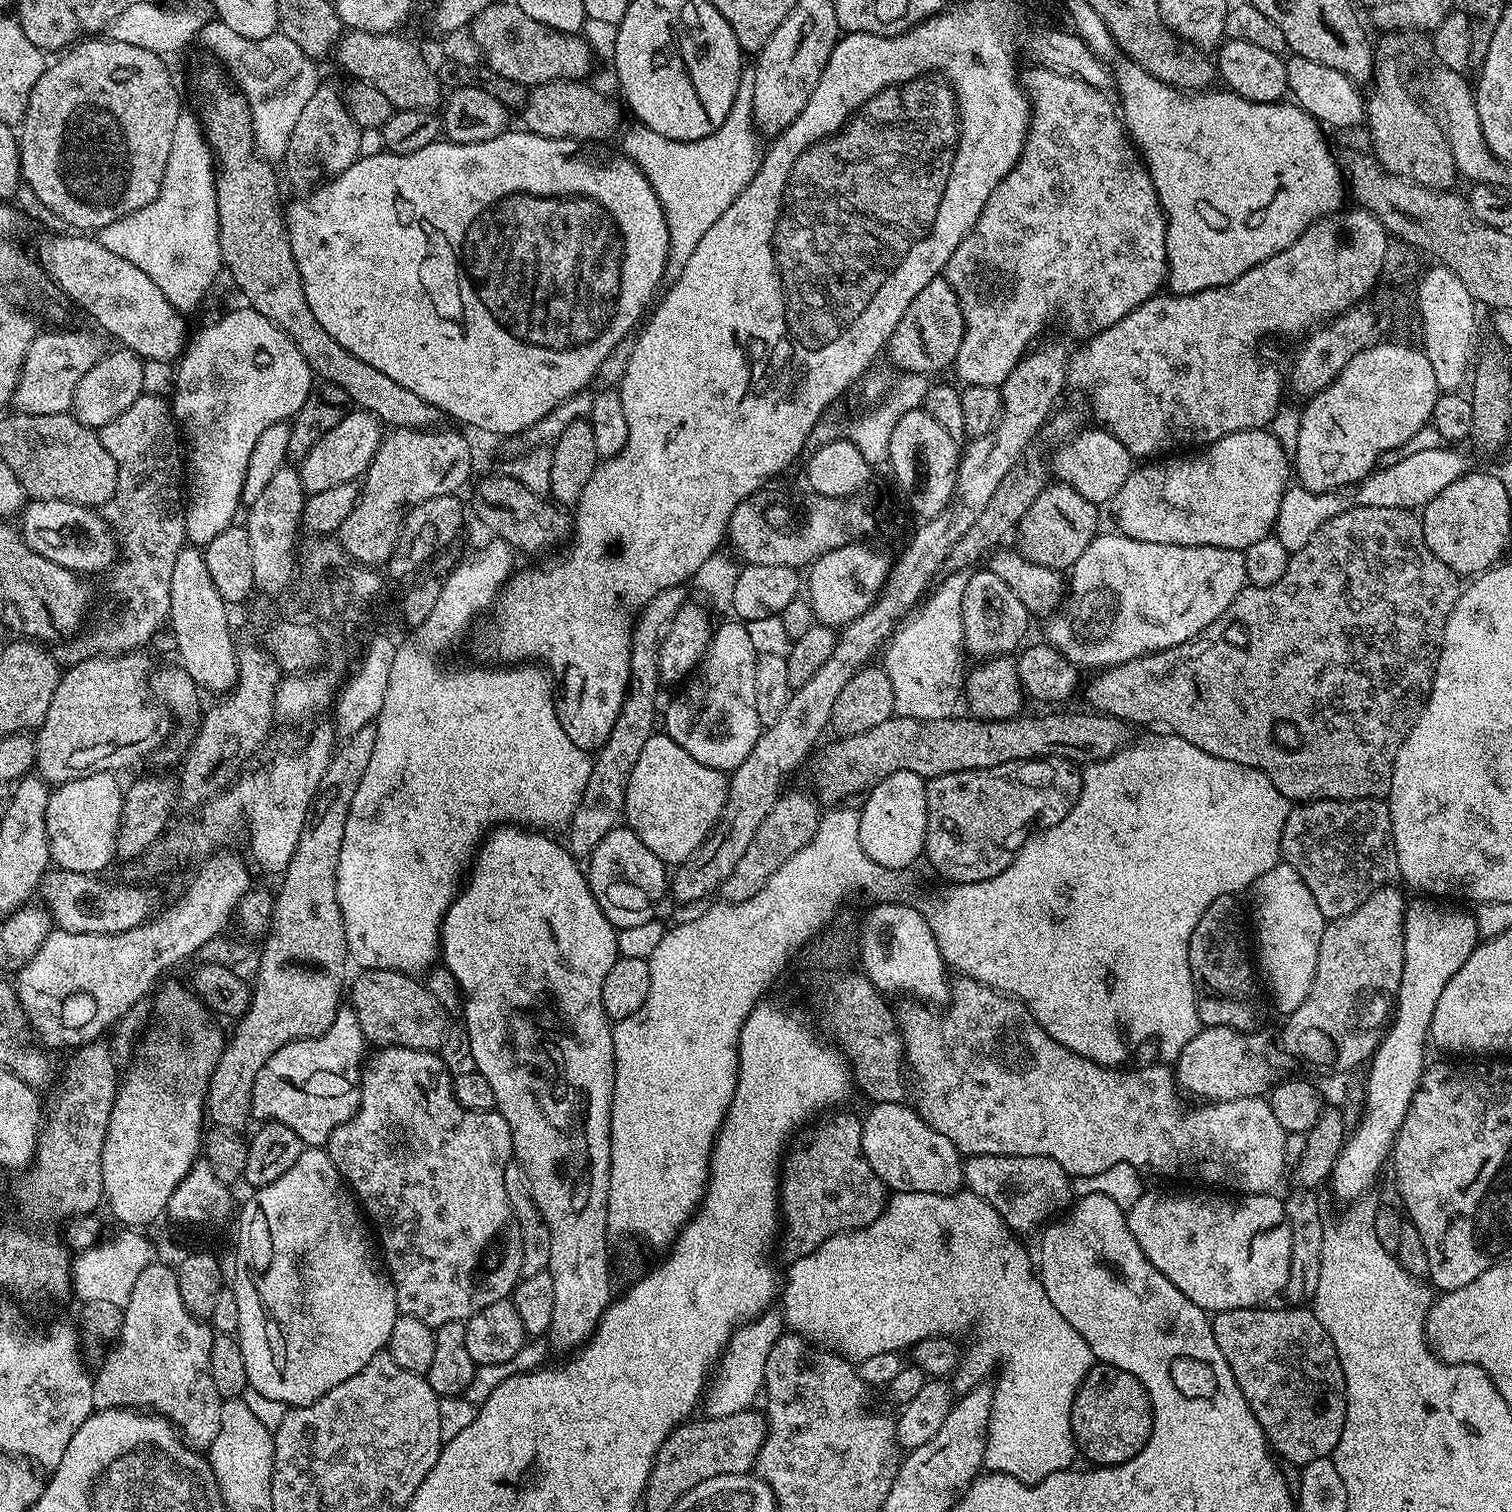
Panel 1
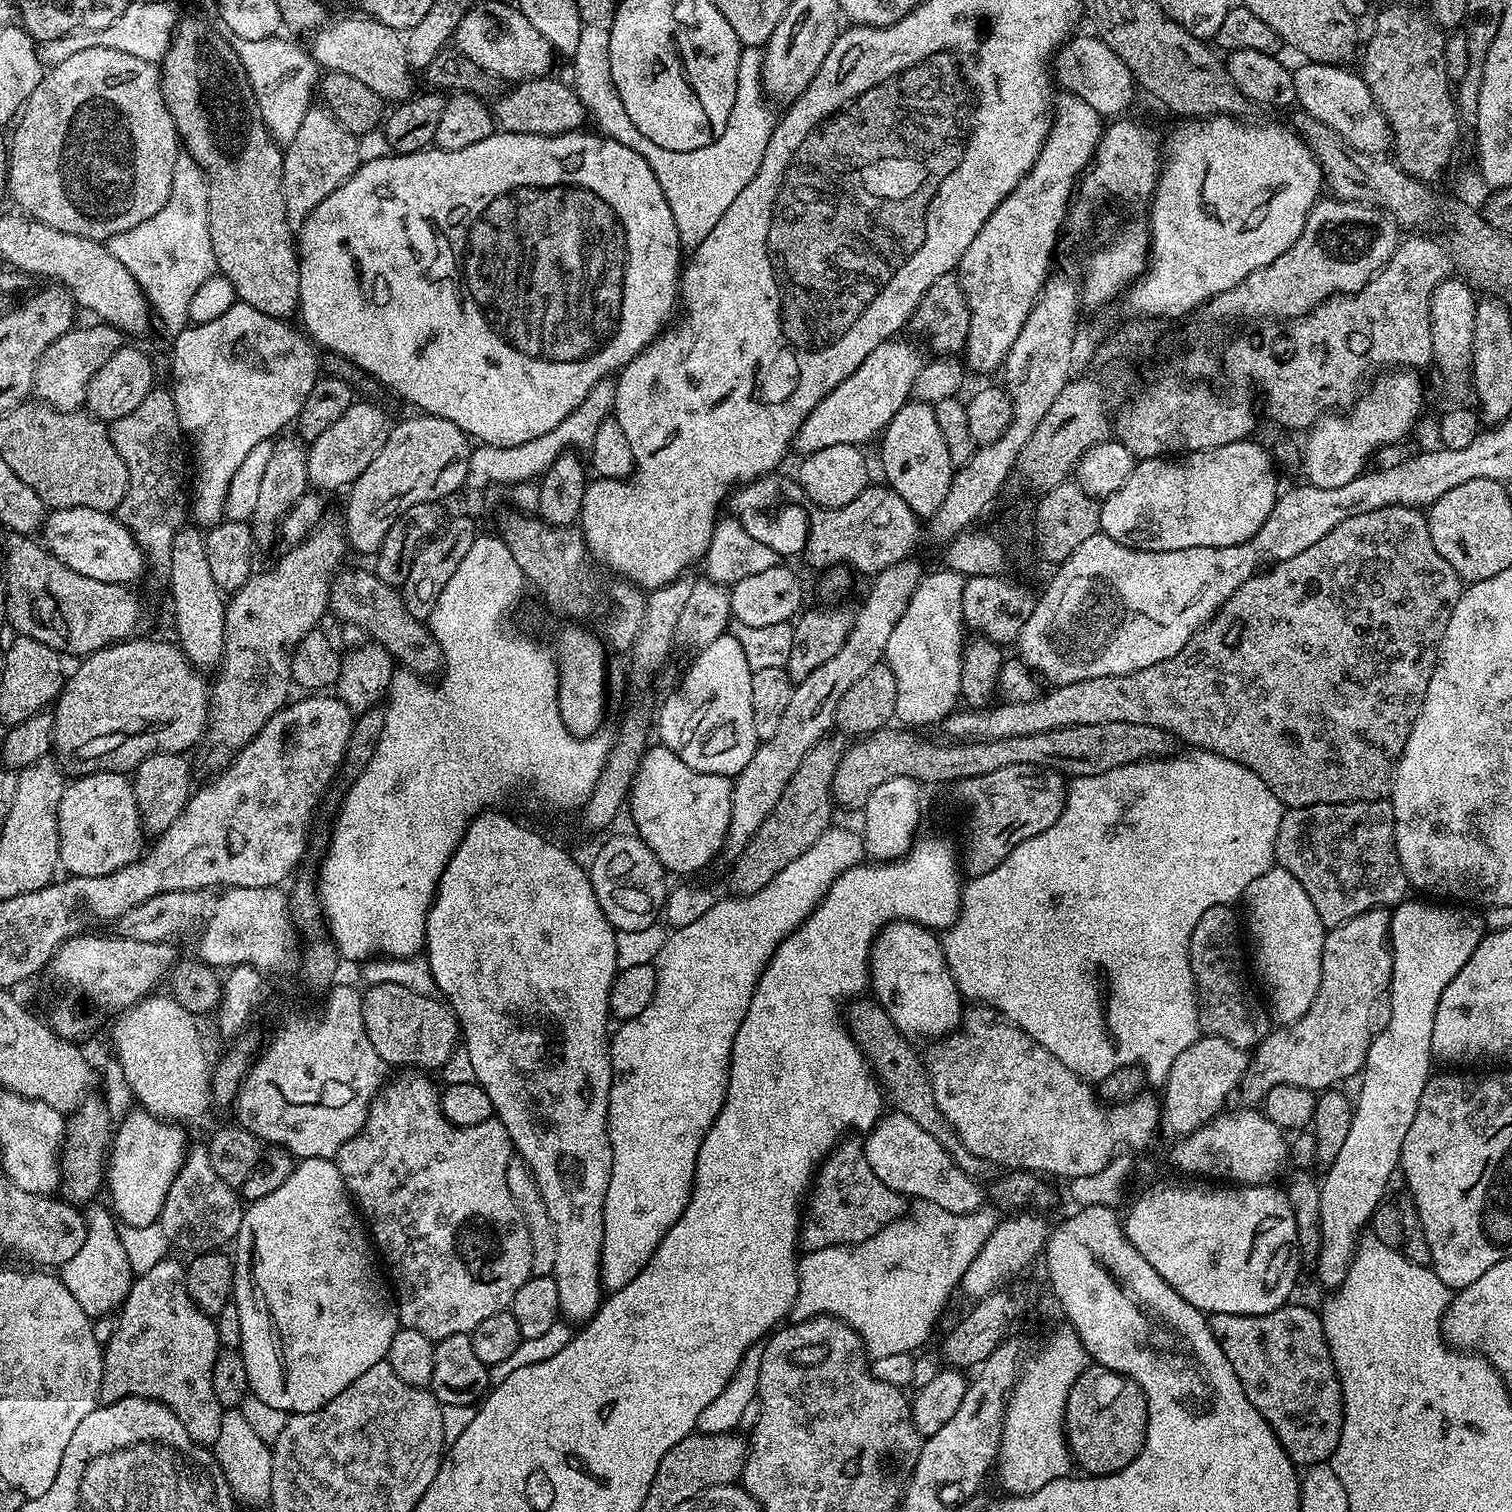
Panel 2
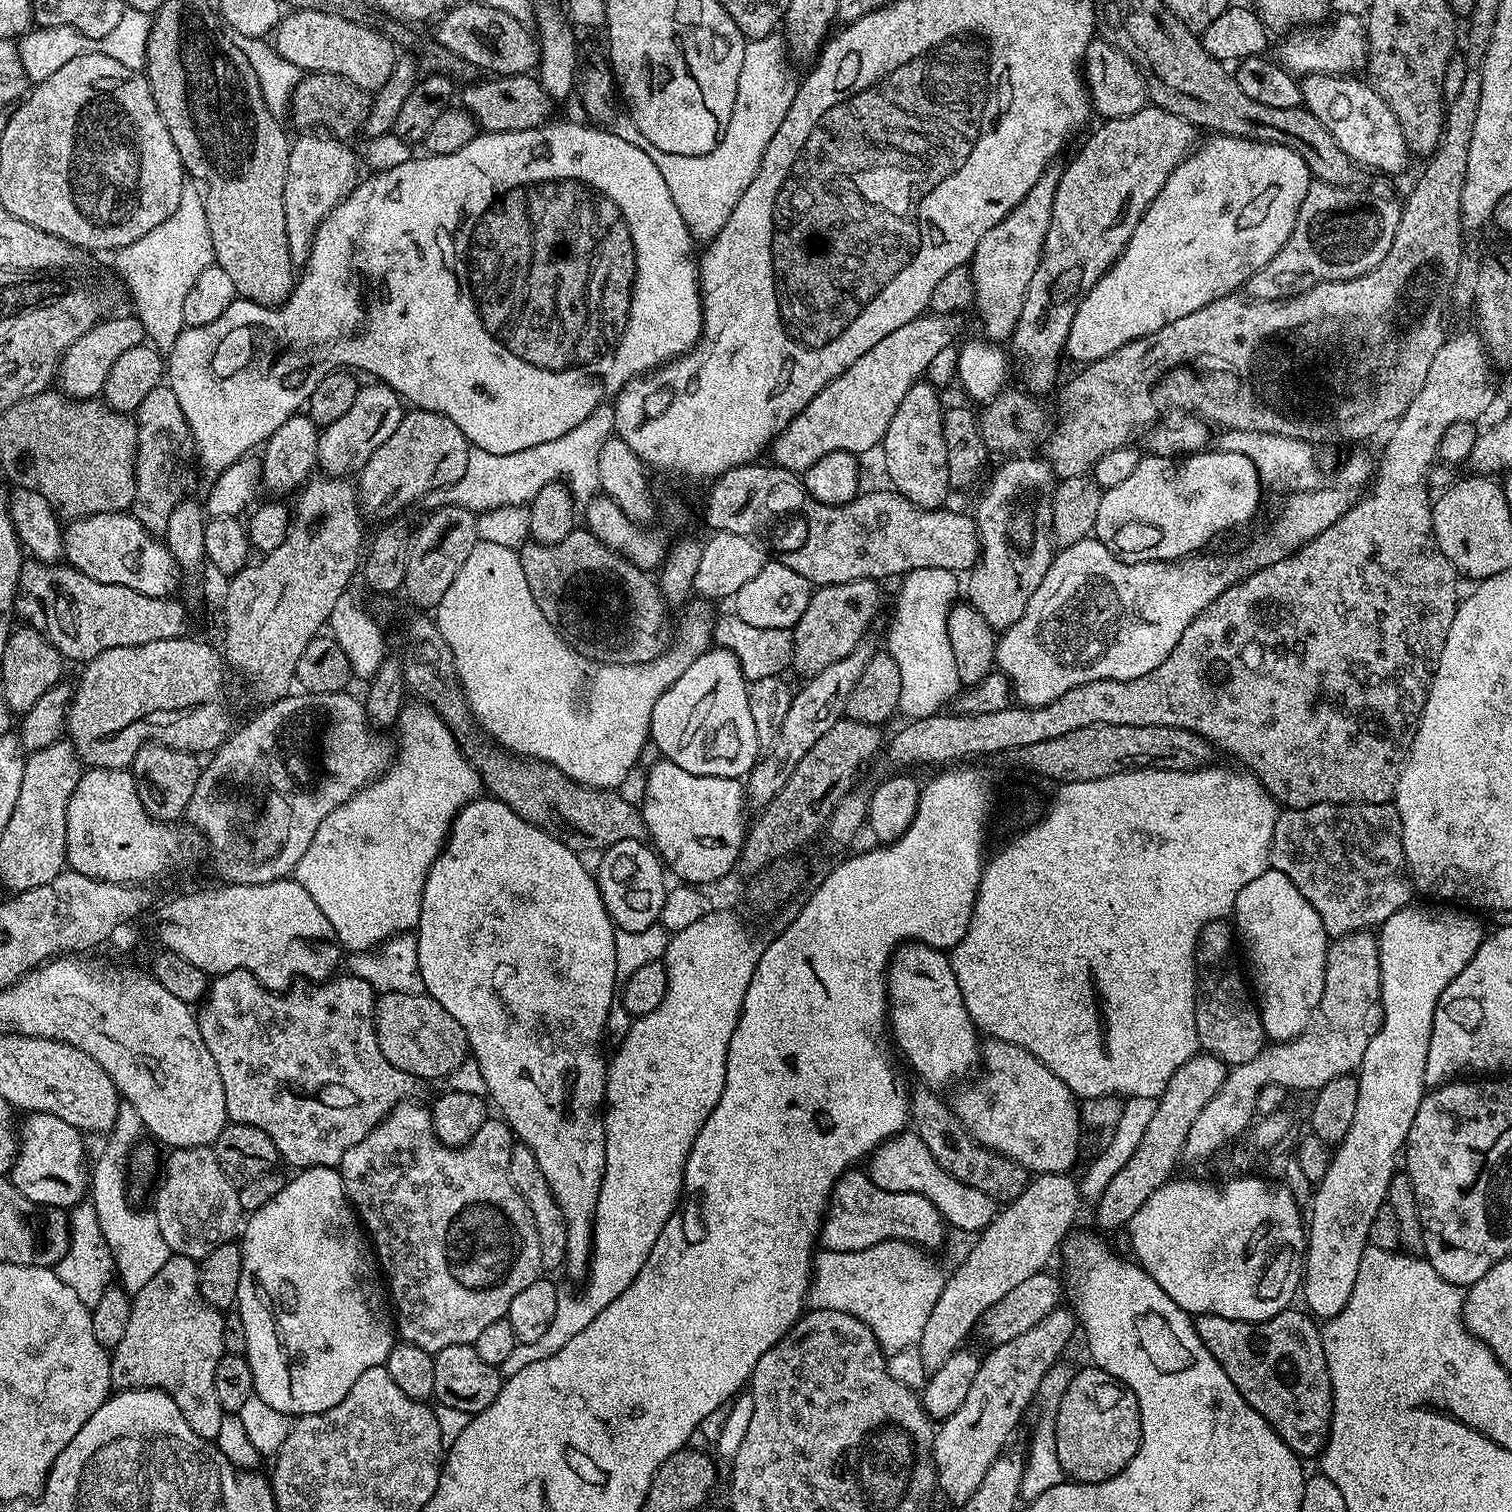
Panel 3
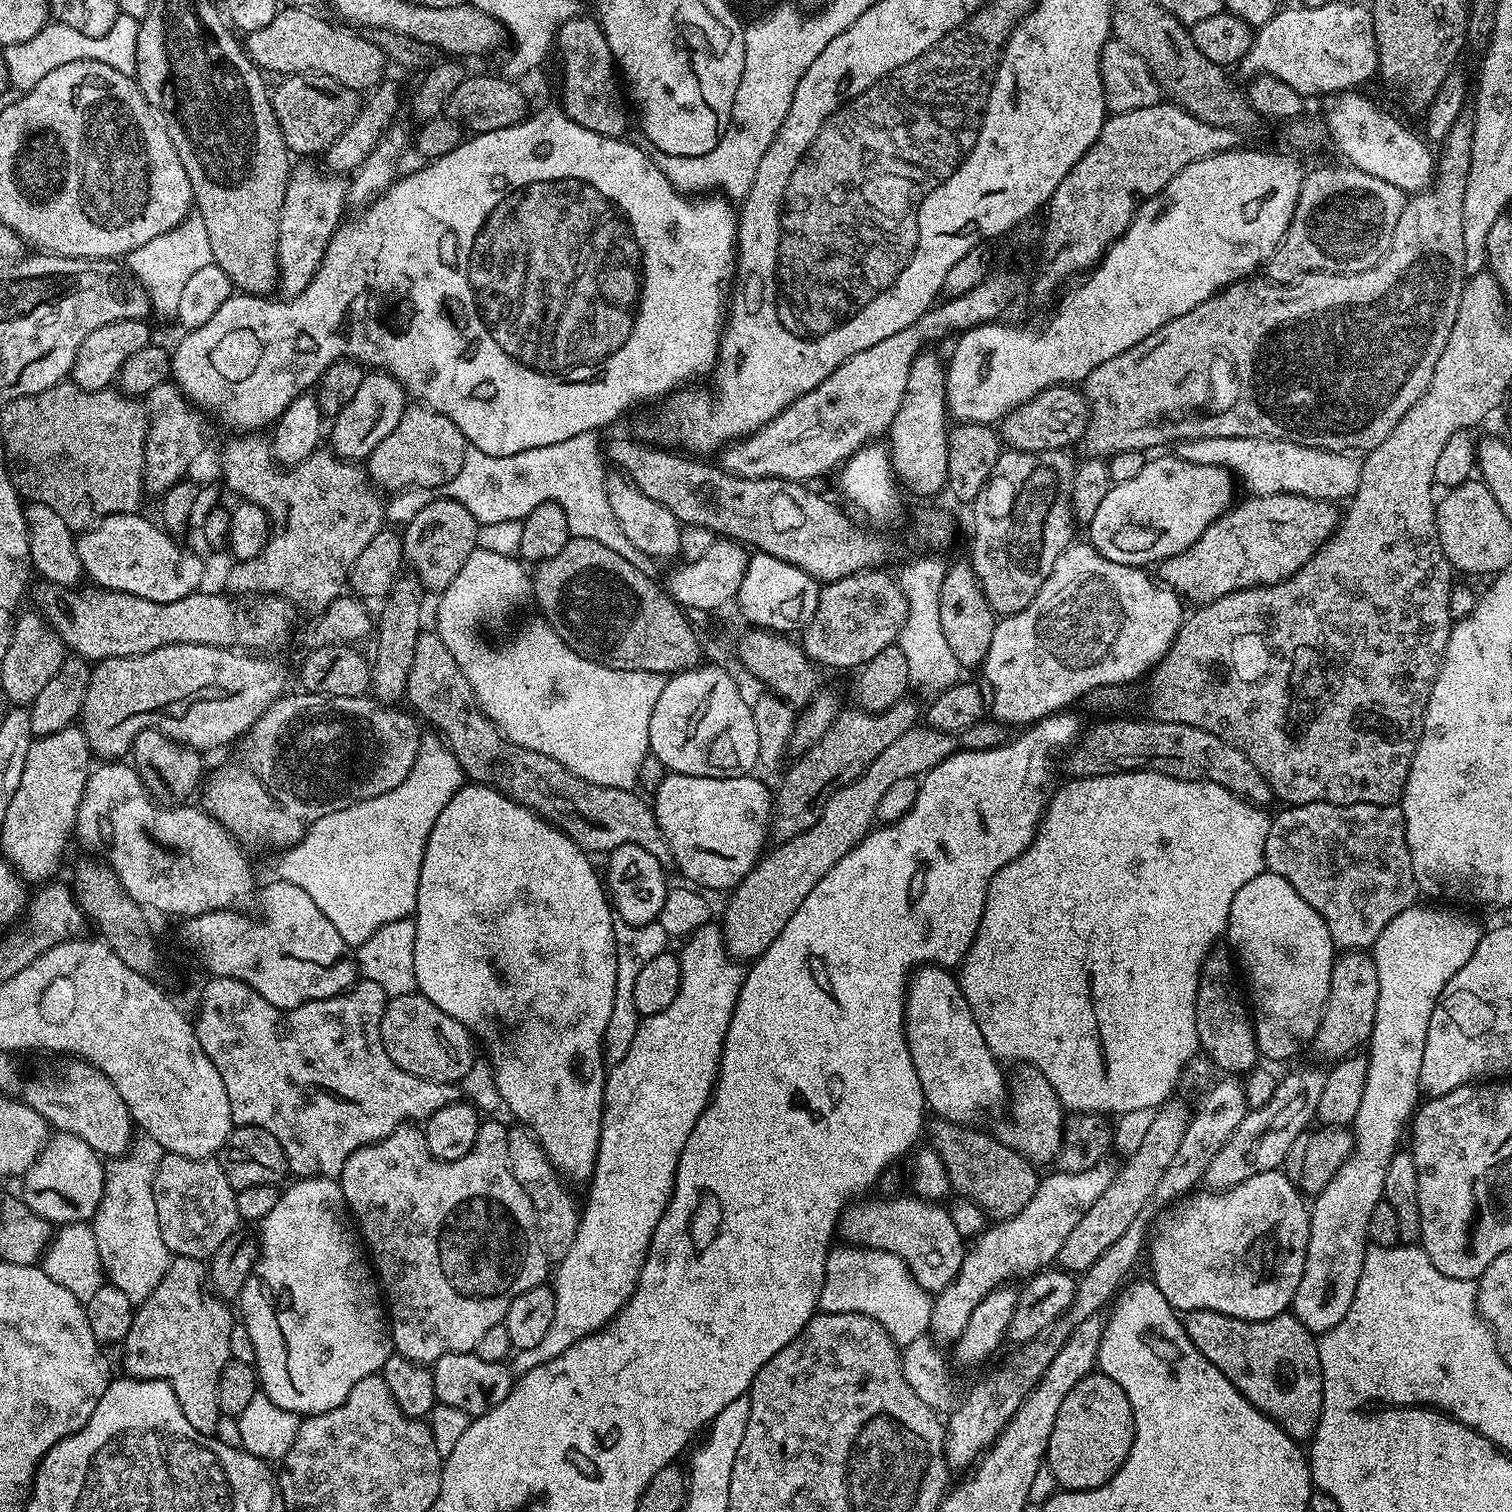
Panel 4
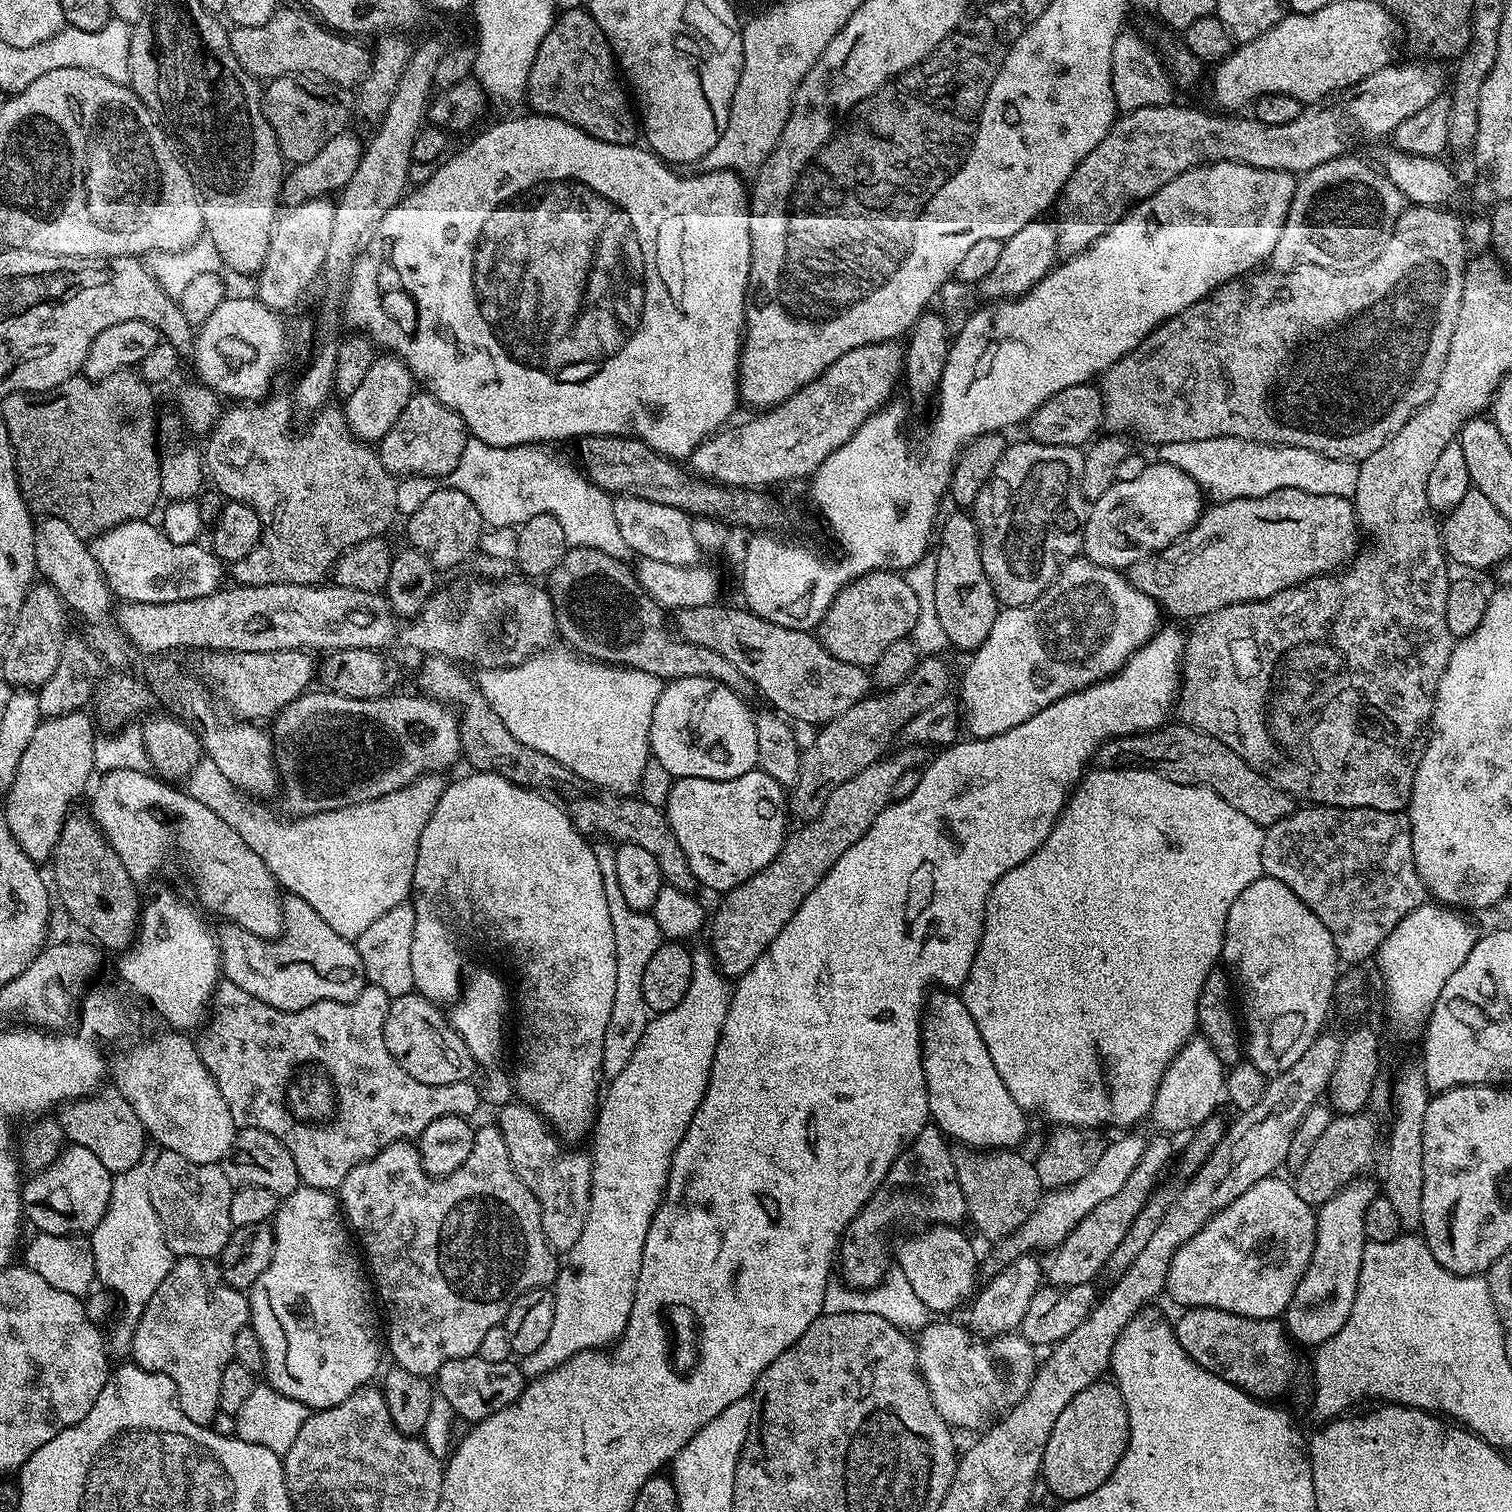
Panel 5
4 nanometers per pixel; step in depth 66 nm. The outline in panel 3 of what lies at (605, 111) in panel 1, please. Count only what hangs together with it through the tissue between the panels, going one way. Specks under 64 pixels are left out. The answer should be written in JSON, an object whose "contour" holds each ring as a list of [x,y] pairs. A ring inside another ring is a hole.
{"contour":[[[521,74],[484,79],[469,83],[463,89],[465,92],[464,101],[462,101],[464,111],[475,118],[477,125],[484,132],[517,132],[539,128],[551,117],[548,115],[552,112],[554,101],[548,96],[535,75]]]}

